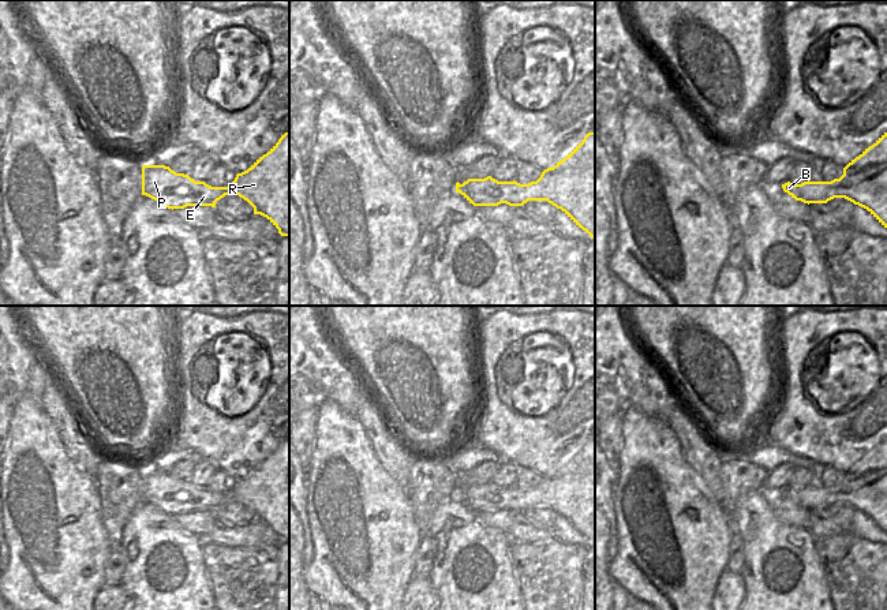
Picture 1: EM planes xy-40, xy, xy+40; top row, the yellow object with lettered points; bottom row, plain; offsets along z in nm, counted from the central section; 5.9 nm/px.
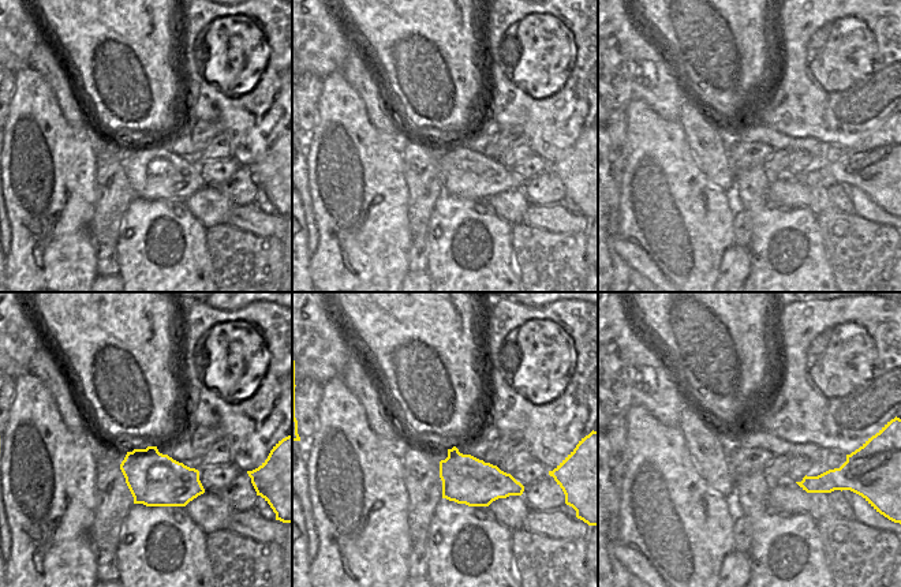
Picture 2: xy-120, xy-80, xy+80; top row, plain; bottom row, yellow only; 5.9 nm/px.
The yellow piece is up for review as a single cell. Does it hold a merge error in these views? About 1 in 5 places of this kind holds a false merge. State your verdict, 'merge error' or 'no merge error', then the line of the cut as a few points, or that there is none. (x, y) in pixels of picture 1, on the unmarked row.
no merge error | no cut

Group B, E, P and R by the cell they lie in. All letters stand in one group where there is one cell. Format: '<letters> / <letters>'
B E P R

